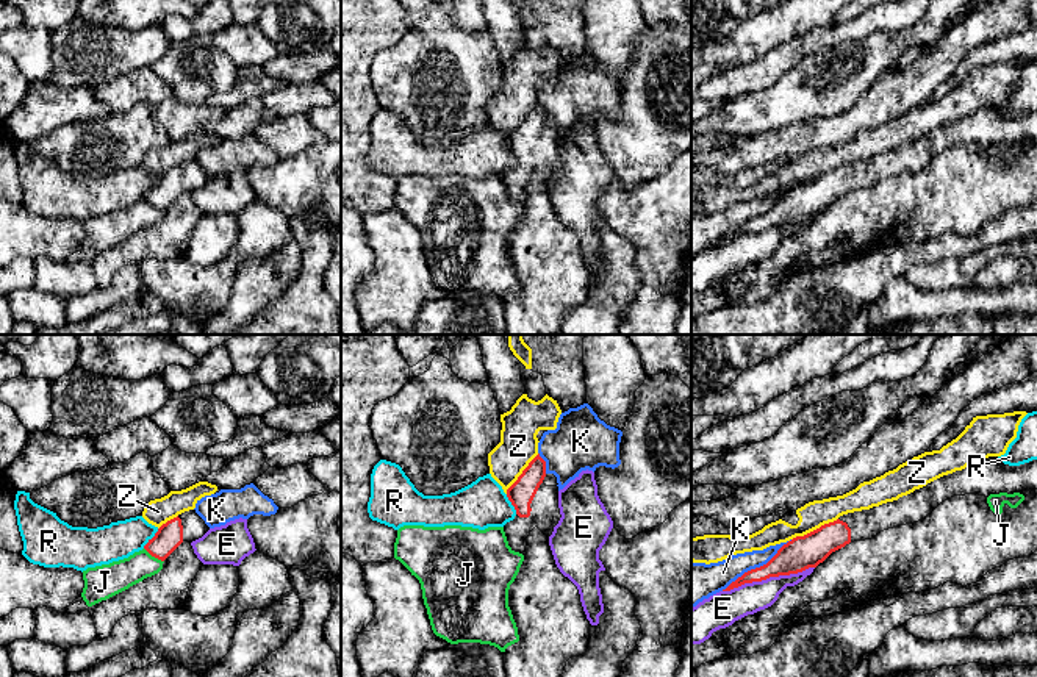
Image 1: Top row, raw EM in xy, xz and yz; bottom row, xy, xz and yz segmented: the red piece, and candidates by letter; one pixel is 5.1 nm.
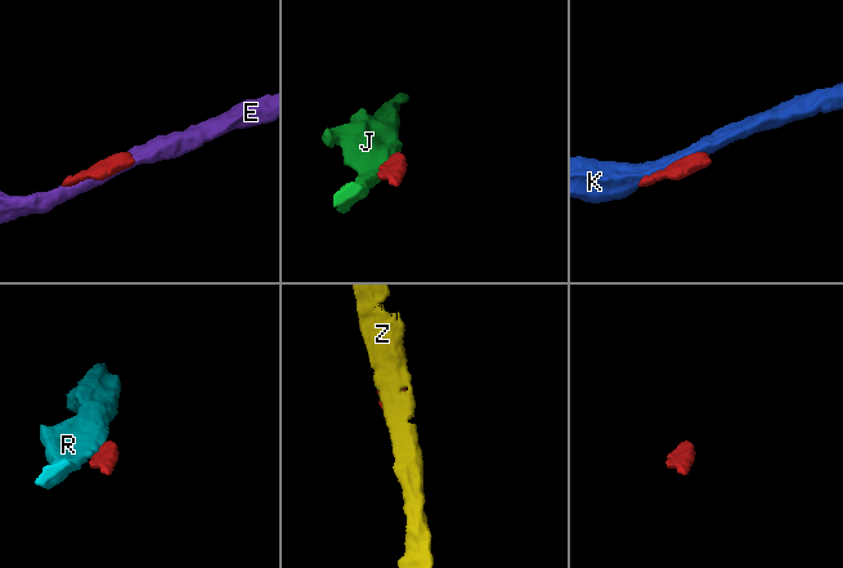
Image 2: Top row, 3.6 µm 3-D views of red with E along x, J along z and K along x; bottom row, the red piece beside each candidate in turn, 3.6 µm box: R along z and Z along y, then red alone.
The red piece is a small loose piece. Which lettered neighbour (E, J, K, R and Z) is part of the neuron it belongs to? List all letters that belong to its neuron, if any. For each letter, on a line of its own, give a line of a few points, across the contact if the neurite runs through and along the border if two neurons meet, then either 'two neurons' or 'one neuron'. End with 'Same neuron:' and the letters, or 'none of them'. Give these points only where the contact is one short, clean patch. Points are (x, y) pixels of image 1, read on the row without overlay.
E: two neurons
J: two neurons
K: two neurons
R: xy (158, 179), (143, 197) | two neurons
Z: two neurons
Same neuron: none of them

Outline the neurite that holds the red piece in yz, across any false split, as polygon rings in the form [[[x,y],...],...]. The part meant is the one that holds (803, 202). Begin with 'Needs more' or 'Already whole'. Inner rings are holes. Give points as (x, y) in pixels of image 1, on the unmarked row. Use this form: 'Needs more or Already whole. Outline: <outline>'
Needs more. Outline: [[[998,106],[981,108],[965,119],[943,125],[898,150],[843,164],[804,186],[793,188],[766,214],[745,222],[723,241],[816,217],[846,194],[871,189],[884,180],[918,172],[954,145],[979,144],[989,147],[990,144],[1026,139],[1037,139],[1037,109],[1009,116]]]

